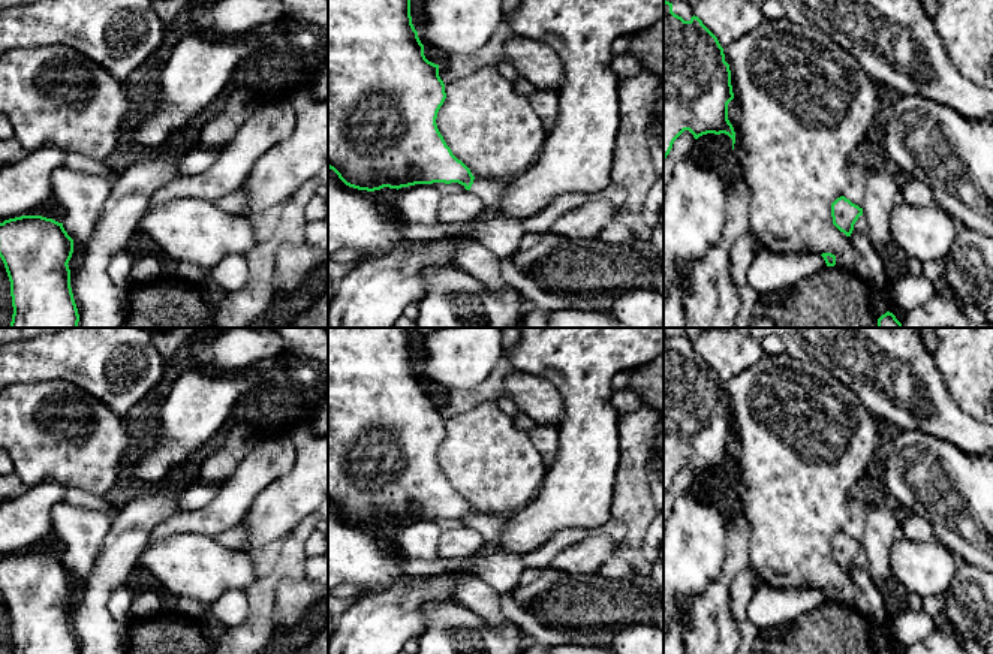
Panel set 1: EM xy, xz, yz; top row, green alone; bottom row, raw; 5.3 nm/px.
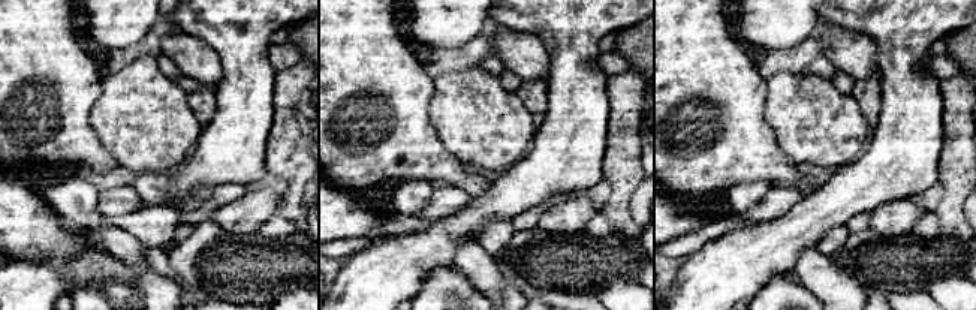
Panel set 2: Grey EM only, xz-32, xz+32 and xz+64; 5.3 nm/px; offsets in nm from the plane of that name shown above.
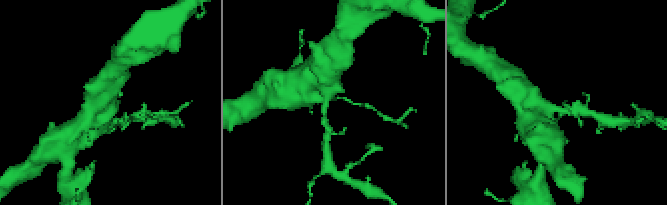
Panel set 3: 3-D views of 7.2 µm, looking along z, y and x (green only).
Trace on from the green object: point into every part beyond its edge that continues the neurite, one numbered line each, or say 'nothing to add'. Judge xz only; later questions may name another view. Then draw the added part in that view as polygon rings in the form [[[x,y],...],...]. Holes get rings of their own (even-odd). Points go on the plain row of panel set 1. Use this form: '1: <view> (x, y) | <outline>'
1: xz (489, 526) | [[[475,512],[470,527],[475,528],[485,542],[497,540],[508,524],[508,516]]]

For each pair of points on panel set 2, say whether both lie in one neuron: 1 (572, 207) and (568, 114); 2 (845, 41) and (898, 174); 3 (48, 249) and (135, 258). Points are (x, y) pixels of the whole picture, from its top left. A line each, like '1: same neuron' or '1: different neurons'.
1: different neurons
2: different neurons
3: different neurons

